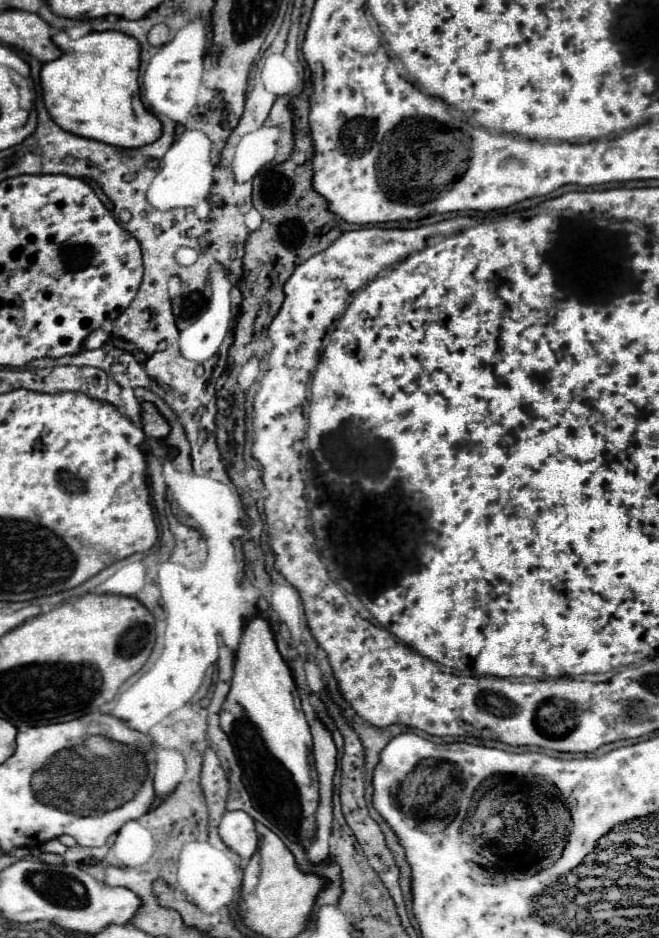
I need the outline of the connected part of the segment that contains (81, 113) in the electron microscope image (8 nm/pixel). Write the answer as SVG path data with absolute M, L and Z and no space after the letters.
M93 31L81 39L71 39L67 33L55 33L53 43L63 51L63 57L45 63L41 69L41 87L45 107L55 123L73 135L95 139L107 145L137 149L155 143L161 137L161 121L143 105L139 91L139 55L141 45L135 37L121 31Z

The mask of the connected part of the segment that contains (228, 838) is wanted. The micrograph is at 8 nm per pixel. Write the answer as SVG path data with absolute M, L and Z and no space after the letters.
M227 811L219 823L219 835L227 847L249 859L259 845L255 821L245 811Z

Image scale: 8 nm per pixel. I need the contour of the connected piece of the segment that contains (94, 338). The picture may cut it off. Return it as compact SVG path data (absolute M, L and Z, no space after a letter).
M97 329L97 331L93 331L93 333L87 337L87 341L85 341L85 349L97 349L97 347L105 345L109 337L111 337L111 333L107 333L105 329Z

